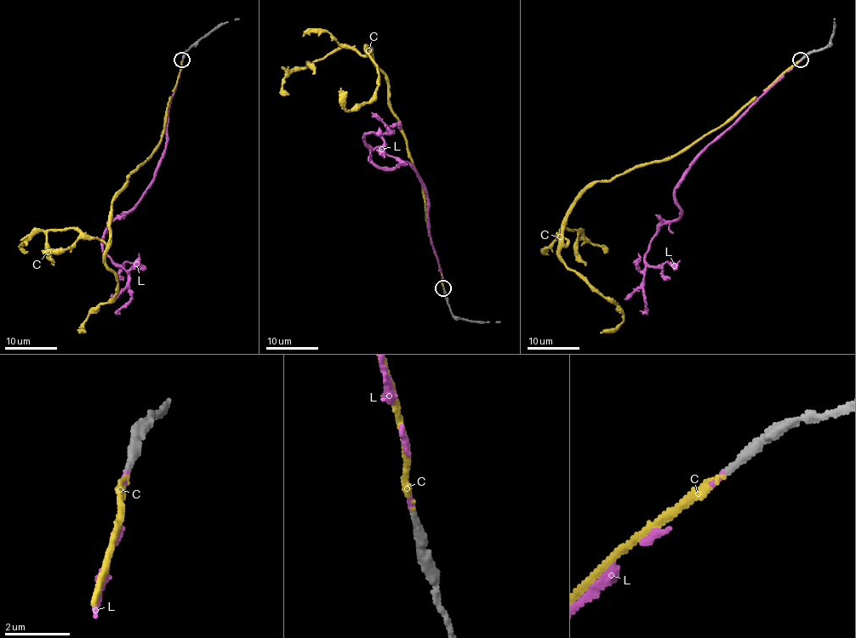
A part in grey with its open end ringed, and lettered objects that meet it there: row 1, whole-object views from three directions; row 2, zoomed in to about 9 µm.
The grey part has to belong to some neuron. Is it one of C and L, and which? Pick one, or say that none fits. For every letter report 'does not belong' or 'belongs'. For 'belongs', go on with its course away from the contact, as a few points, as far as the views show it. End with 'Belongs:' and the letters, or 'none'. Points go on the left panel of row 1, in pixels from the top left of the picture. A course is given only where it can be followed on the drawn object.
C: does not belong
L: belongs | via (182, 59), (164, 156), (145, 192), (109, 221), (102, 240), (105, 253), (128, 274), (131, 299), (118, 310)
Belongs: L

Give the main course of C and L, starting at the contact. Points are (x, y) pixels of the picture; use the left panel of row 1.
C: (182, 60), (160, 143), (130, 174), (113, 202), (105, 264), (116, 274), (118, 291), (89, 314), (79, 333)
L: (182, 59), (164, 156), (145, 192), (109, 221), (102, 240), (105, 253), (128, 274), (131, 299), (118, 310)

